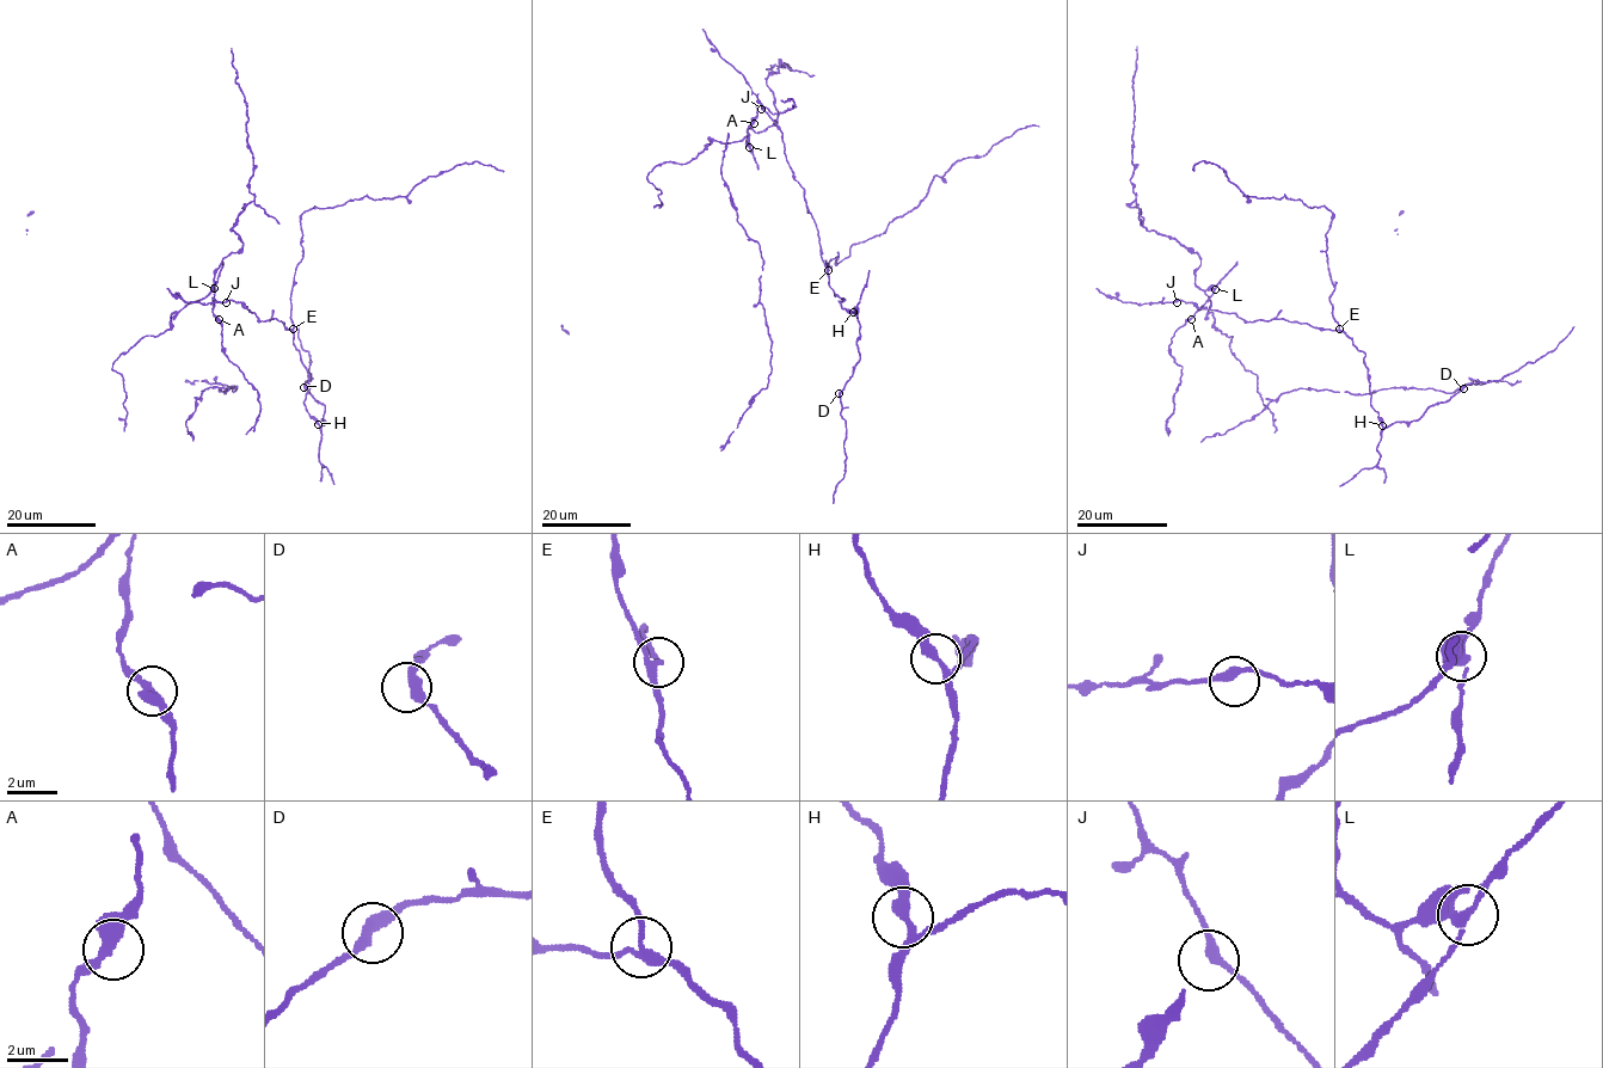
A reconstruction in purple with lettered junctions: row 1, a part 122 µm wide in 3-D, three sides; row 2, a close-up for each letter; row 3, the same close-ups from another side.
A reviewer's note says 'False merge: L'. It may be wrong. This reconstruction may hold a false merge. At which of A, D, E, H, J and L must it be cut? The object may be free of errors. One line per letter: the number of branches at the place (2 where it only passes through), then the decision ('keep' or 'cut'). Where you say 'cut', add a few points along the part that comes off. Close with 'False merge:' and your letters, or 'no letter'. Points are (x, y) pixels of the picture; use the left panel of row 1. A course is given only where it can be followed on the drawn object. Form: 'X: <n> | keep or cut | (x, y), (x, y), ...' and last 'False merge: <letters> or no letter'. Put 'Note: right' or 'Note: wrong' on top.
Note: right
A: 2 | keep
D: 2 | keep
E: 3 | keep
H: 3 | keep
J: 2 | keep
L: 3 | cut | (214, 288), (214, 271), (243, 246), (231, 231), (255, 198), (247, 104), (235, 81), (232, 48)
False merge: L

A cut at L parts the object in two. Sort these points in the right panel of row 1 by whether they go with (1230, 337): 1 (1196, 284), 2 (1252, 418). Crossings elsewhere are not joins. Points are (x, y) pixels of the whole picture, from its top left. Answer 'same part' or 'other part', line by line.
1: same part
2: other part

